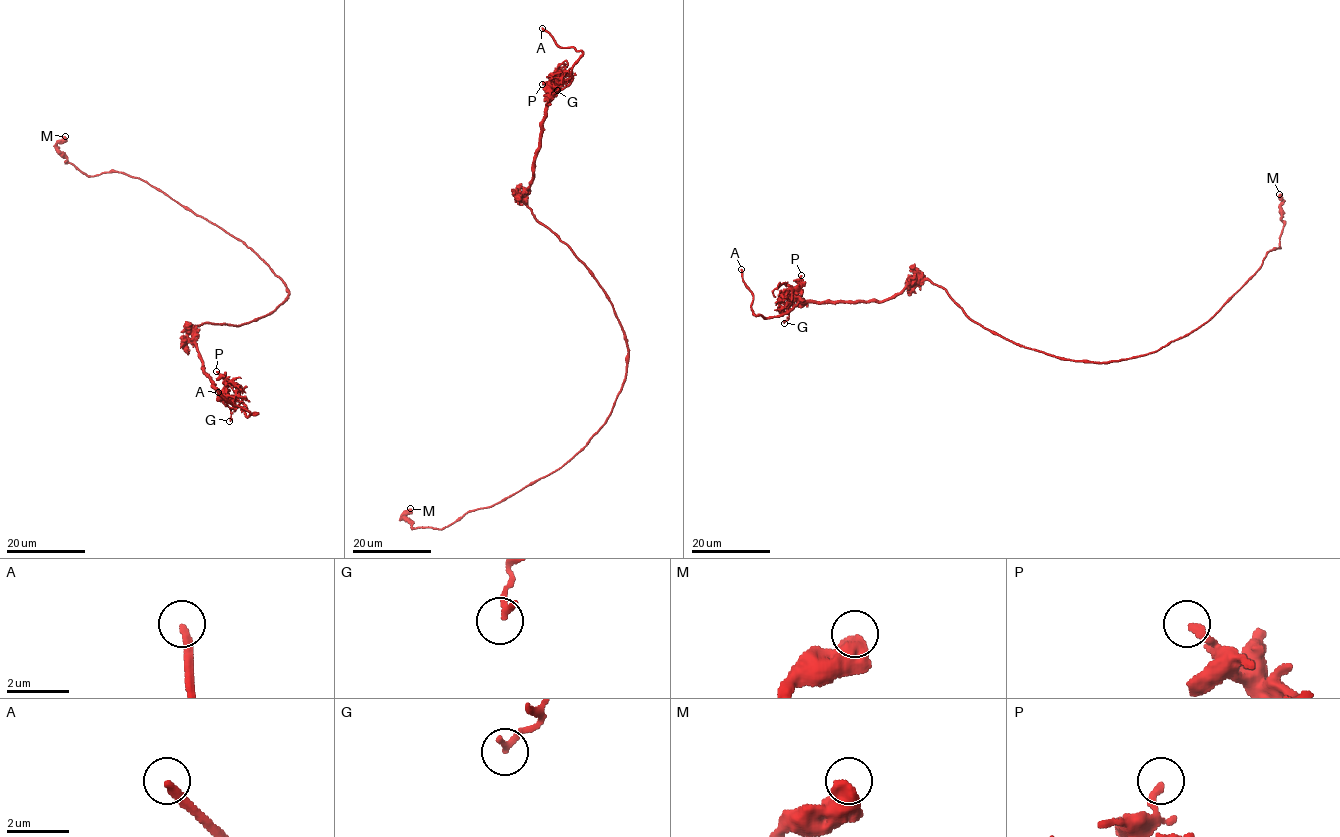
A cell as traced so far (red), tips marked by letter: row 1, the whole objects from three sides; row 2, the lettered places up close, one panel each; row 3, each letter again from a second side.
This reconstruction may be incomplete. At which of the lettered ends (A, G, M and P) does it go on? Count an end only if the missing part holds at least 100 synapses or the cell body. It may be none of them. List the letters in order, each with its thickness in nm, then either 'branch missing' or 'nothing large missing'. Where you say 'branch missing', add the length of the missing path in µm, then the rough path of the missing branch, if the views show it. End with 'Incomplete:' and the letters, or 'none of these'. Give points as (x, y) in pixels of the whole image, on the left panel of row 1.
A: 260 nm | branch missing | 30 µm | (218, 392), (201, 381), (190, 360), (189, 368), (191, 363)
G: 200 nm | nothing large missing
M: 500 nm | nothing large missing
P: 220 nm | nothing large missing
Incomplete: A

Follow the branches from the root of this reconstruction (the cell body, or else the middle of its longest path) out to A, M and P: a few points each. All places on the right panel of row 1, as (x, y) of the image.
A: (1045, 353), (974, 323), (928, 280), (911, 281), (880, 301), (807, 301), (784, 314), (755, 316), (741, 269)
M: (1045, 353), (1124, 360), (1199, 328), (1267, 252), (1280, 247), (1279, 194)
P: (1045, 353), (974, 323), (928, 280), (911, 281), (880, 301), (807, 302), (796, 293), (801, 275)

